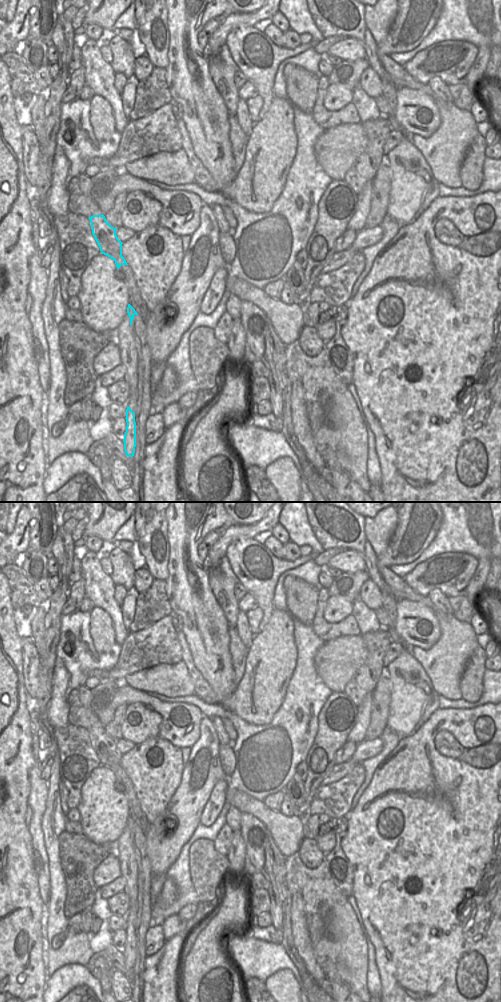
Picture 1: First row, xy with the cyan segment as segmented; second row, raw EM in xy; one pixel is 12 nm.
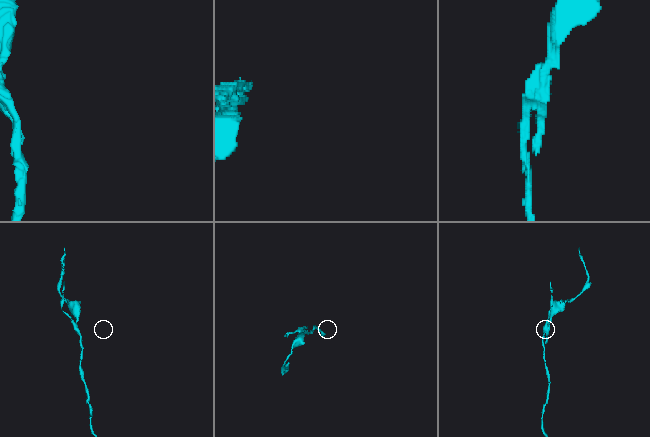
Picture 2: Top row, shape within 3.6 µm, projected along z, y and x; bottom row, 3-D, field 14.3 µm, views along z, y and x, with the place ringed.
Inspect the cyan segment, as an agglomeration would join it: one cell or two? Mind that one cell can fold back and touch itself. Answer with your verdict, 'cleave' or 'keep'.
cleave

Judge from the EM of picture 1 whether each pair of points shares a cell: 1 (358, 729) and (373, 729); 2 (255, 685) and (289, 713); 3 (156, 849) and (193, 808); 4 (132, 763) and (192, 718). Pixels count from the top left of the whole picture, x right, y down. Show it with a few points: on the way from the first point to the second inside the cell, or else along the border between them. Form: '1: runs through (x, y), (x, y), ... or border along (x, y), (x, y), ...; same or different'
1: border along (371, 706), (371, 719), (366, 730), (365, 739); different
2: border along (288, 684), (280, 707), (272, 719), (265, 724); different
3: runs through (167, 843), (187, 823), (188, 819); same
4: border along (158, 735), (180, 749); different

